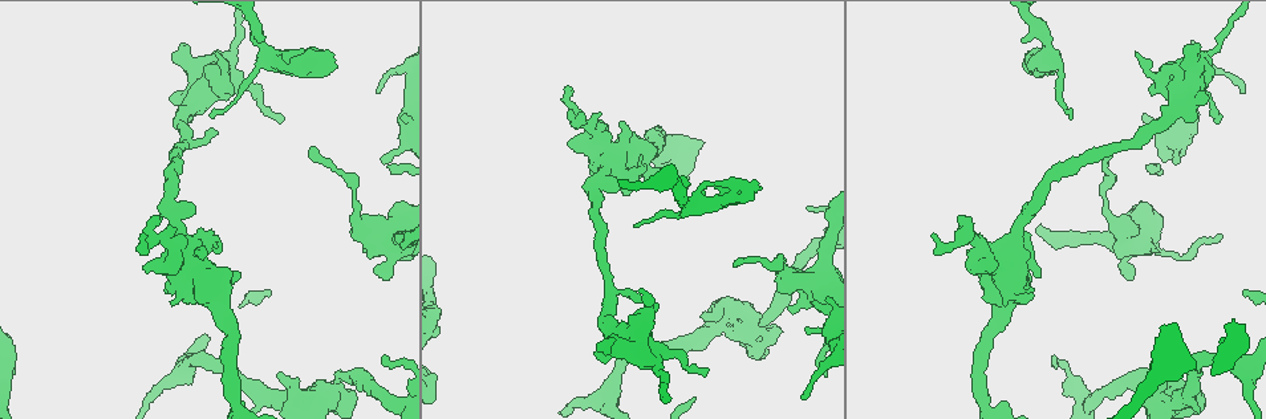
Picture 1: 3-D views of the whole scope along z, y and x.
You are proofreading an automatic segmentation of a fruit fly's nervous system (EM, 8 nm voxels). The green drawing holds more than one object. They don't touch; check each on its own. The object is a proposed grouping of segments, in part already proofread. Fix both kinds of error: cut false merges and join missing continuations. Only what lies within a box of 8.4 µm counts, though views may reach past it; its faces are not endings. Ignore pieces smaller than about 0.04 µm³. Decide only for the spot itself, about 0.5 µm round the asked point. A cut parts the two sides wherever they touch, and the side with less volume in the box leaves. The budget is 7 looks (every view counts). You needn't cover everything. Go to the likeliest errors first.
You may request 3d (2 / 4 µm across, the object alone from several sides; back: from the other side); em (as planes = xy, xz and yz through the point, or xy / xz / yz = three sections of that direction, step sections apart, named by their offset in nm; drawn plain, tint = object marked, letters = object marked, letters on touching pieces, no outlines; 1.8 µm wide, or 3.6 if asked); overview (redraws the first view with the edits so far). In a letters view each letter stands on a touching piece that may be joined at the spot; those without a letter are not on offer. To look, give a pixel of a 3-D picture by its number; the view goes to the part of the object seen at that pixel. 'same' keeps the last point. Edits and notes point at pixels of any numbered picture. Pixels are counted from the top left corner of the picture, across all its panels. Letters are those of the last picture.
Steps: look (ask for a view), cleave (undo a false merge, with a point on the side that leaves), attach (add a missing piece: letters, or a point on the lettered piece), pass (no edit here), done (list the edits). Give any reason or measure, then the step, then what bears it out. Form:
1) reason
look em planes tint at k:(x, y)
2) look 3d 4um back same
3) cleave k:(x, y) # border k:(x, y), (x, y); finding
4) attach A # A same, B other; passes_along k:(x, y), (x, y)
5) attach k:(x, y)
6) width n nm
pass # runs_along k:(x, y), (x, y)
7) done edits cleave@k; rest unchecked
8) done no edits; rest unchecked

an open end
look em planes letters at 1:(726, 195)

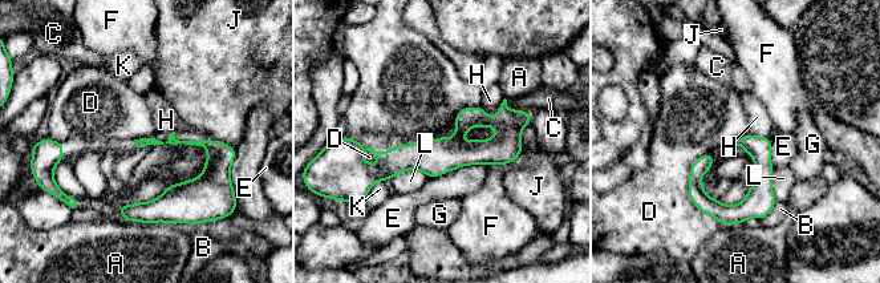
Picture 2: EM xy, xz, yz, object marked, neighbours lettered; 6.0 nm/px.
attach E # A other, B other, C other, D other, E same, F other, G other, H other, J other, K other, L other; it goes on there

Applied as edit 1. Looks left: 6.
four or more arms meet
look em xz step 8 tint at 1:(196, 94)

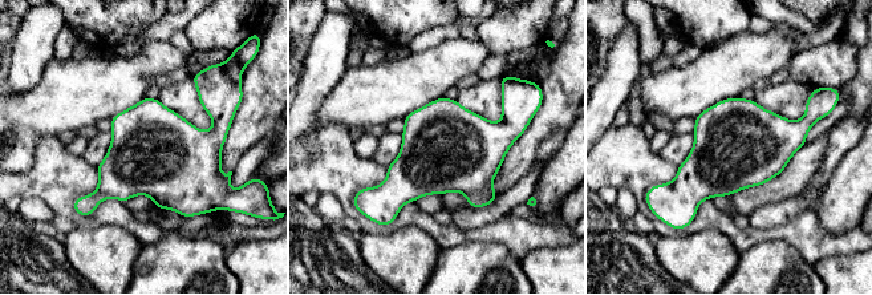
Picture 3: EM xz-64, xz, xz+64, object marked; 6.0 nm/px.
look em planes letters same

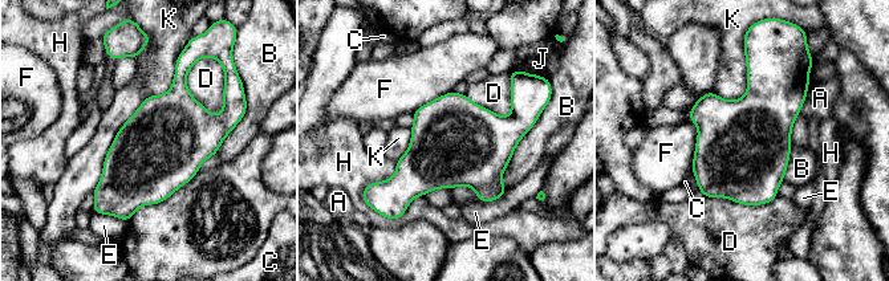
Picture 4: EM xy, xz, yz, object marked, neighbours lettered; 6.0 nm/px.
pass # A other, B other, C other, D other, E other, F other, H other, J other, K other; one neuron here

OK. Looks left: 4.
done edits attach@2; rest unchecked

